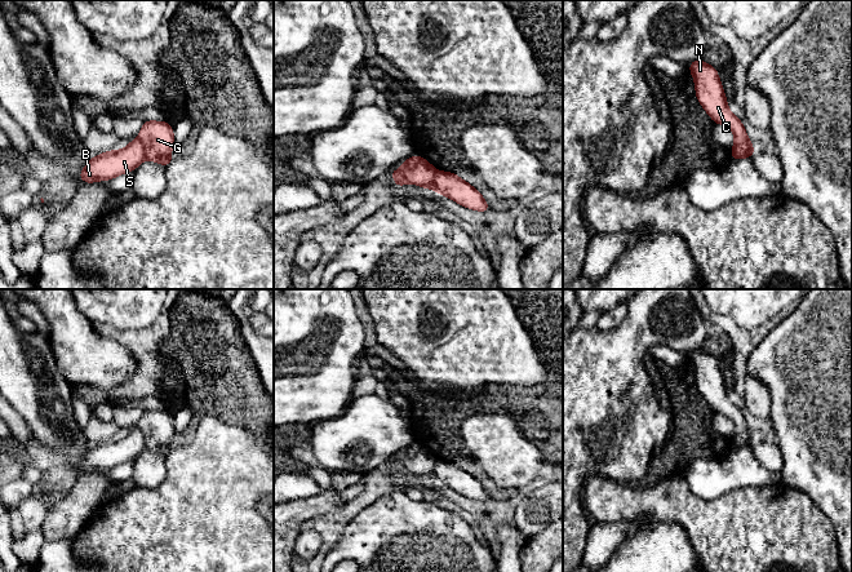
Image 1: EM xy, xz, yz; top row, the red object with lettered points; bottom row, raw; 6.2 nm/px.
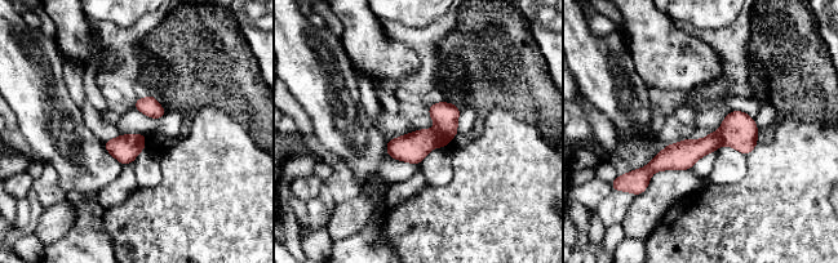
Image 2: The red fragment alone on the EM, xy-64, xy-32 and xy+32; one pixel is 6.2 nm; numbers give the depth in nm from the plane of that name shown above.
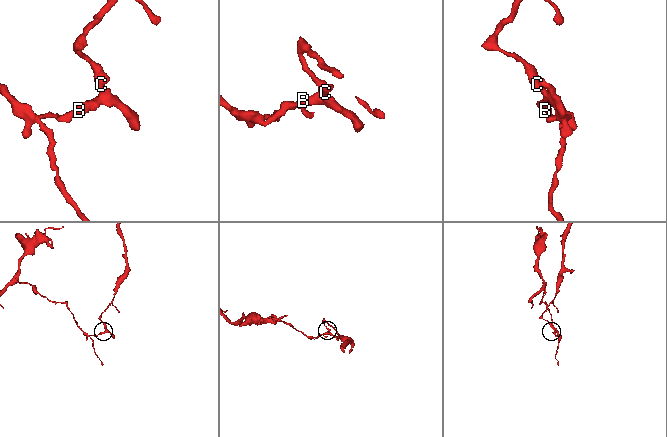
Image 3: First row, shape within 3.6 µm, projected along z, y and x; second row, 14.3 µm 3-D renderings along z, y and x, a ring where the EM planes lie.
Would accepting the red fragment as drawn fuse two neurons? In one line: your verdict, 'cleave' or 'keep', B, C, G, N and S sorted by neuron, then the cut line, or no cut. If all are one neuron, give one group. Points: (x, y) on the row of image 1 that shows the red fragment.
cleave; B S / C G N; cut in xy along (137, 138), (143, 147), (146, 158)

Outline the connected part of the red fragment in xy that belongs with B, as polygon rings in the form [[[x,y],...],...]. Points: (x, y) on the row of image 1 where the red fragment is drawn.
[[[137,138],[125,148],[110,150],[92,158],[80,172],[79,178],[86,183],[108,181],[123,173],[133,172],[146,159],[142,142]]]

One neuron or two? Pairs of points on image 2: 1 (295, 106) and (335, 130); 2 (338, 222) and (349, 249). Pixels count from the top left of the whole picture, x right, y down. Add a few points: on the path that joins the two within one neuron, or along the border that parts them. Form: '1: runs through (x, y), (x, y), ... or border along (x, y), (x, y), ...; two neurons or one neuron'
1: border along (287, 88), (310, 119), (314, 134); two neurons
2: border along (369, 221), (351, 236), (333, 243); two neurons

